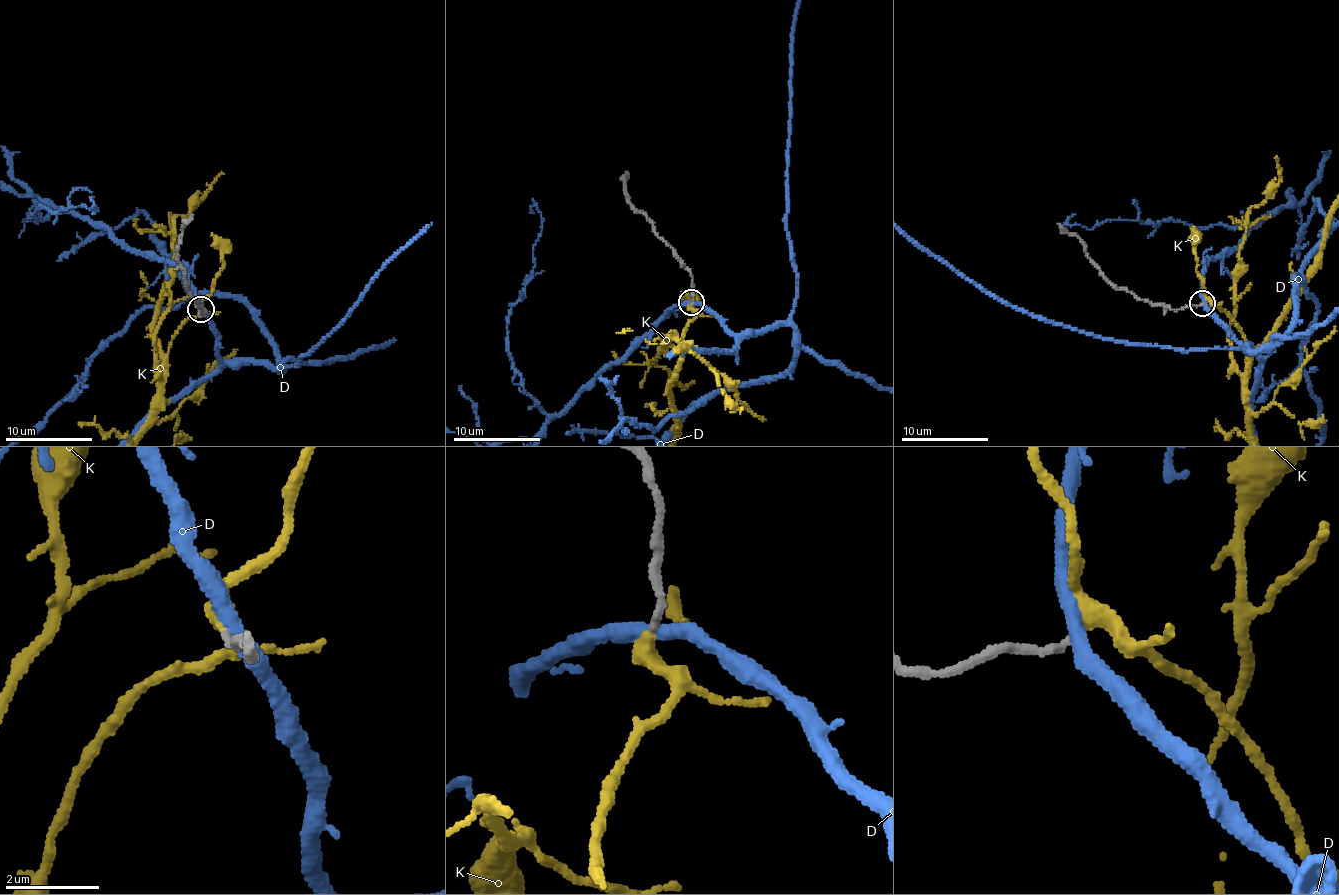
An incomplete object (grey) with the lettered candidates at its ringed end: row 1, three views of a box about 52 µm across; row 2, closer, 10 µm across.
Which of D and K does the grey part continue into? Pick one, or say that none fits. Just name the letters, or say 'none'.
K

